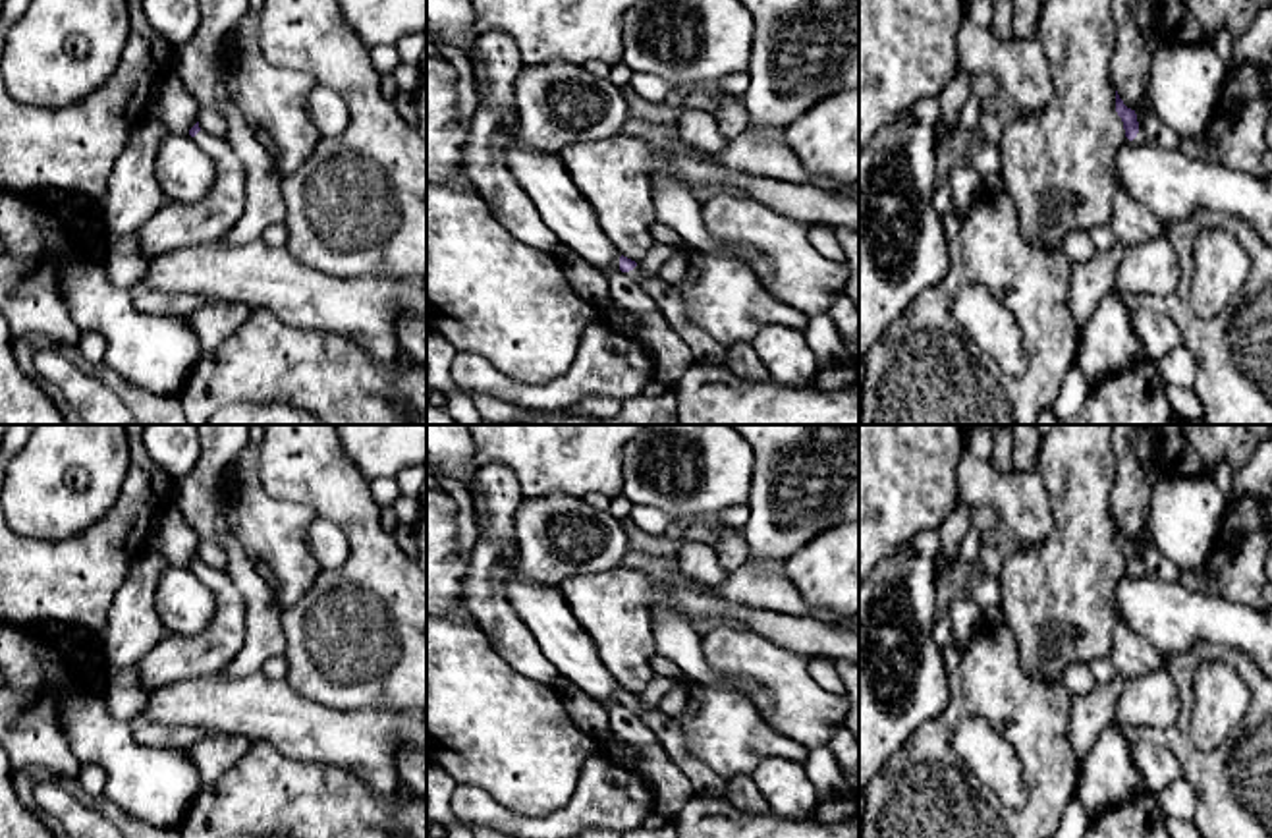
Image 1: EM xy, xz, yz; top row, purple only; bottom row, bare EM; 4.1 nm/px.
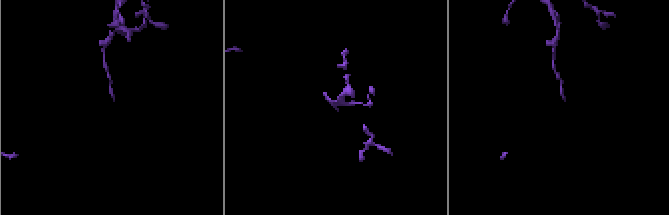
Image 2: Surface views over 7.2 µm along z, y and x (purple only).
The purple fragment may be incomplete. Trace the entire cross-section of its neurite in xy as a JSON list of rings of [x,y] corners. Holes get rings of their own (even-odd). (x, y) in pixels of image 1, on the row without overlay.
[[[199,560],[189,562],[197,577],[212,591],[216,610],[207,628],[195,635],[166,633],[137,664],[145,689],[172,682],[214,676],[239,653],[245,641],[245,599],[228,572],[212,570]]]

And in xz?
[[[623,687],[620,689],[620,703],[627,705],[652,730],[668,755],[668,765],[691,782],[697,796],[724,797],[728,780],[689,751],[677,718],[660,709],[645,709],[637,695]]]

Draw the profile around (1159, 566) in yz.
[[[1147,533],[1137,537],[1135,546],[1139,548],[1139,564],[1147,570],[1147,575],[1168,583],[1179,581],[1181,568],[1162,556],[1158,548],[1148,541]]]

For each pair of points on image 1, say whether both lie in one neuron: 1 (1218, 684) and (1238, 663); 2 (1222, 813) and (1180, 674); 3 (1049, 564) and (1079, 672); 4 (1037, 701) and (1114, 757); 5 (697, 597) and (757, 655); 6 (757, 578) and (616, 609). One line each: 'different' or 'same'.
1: different
2: same
3: different
4: different
5: different
6: different

